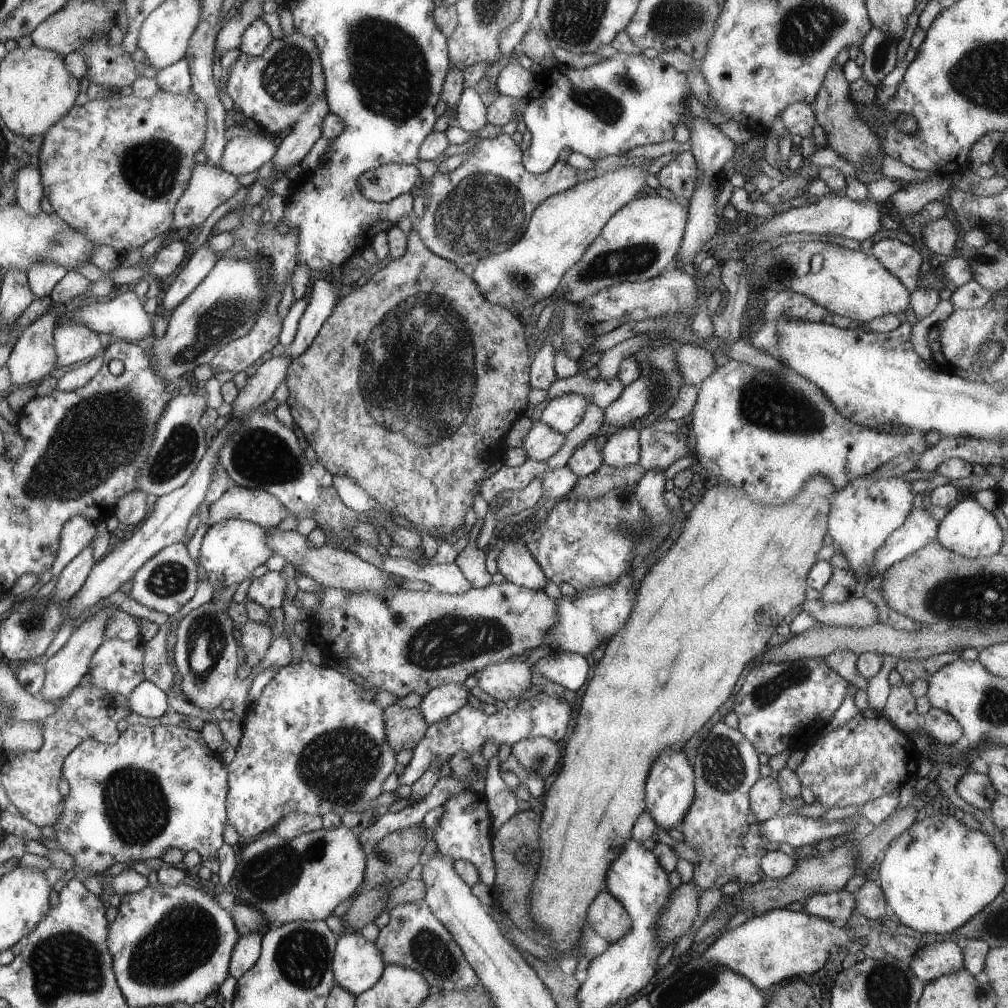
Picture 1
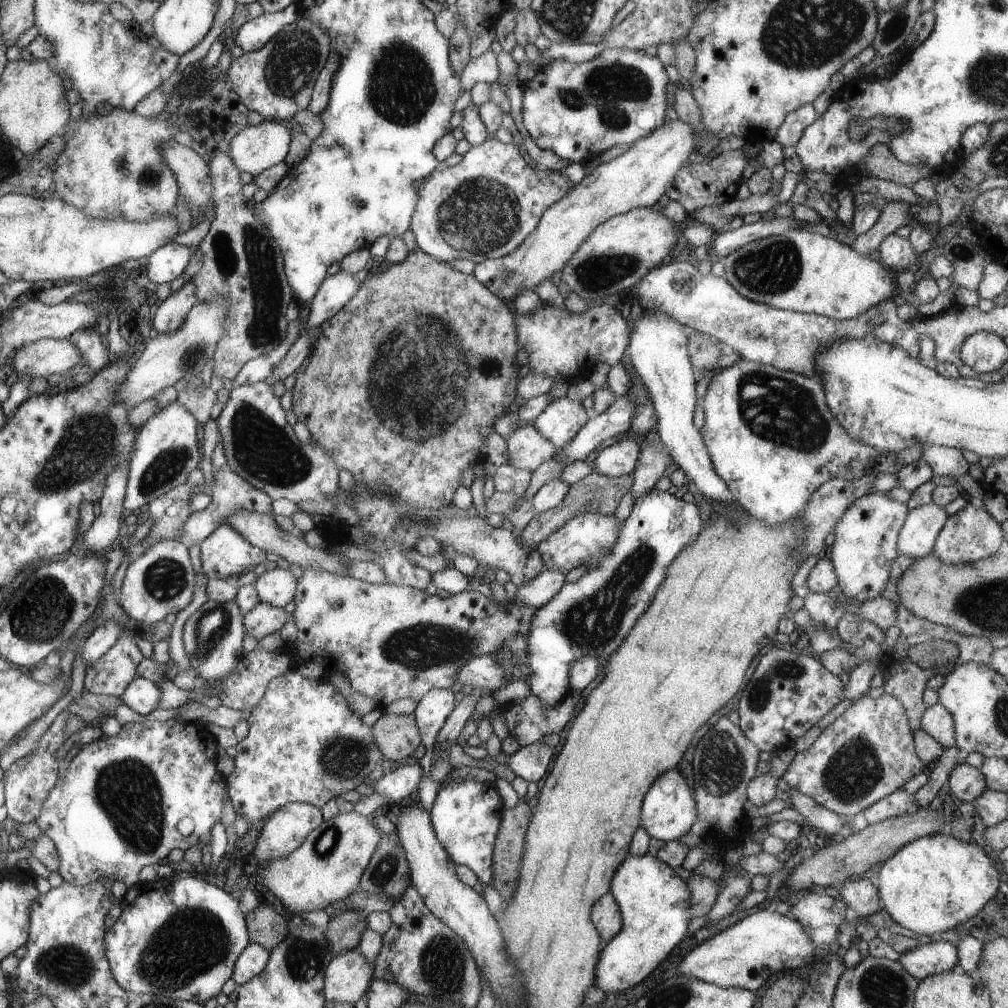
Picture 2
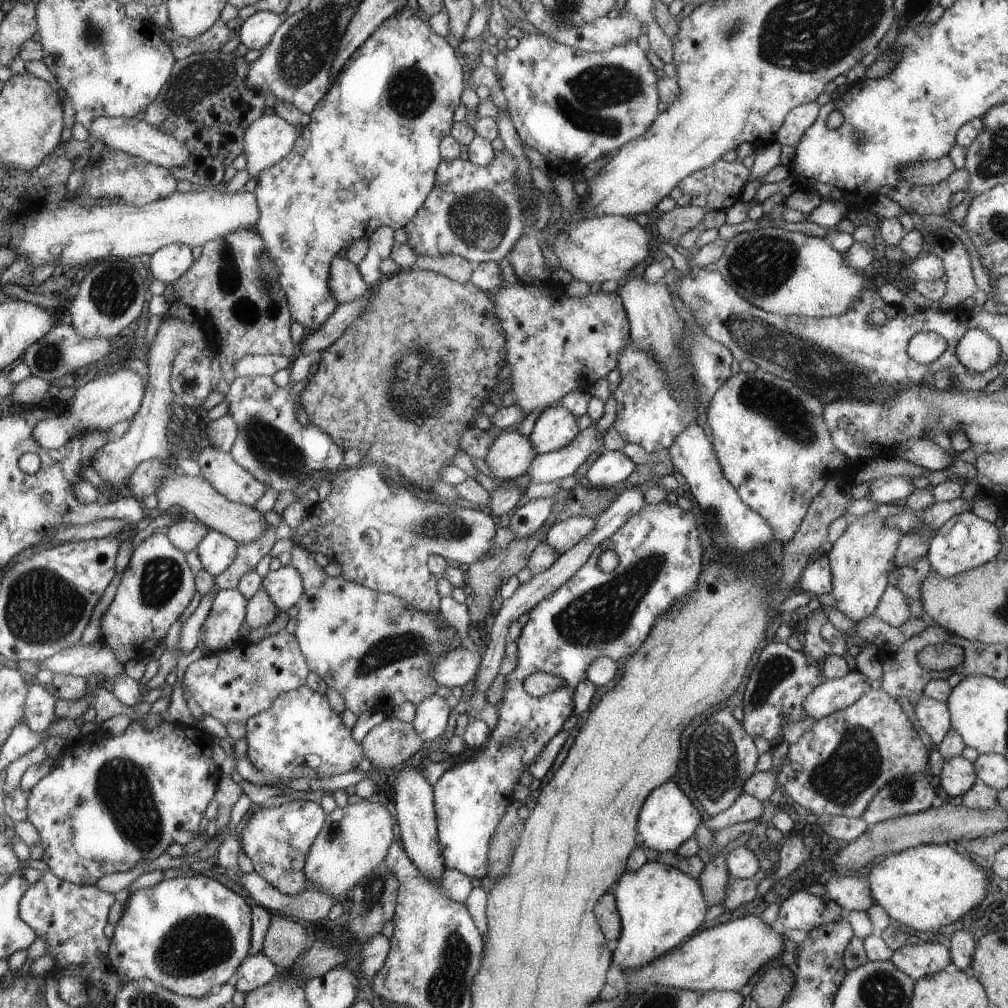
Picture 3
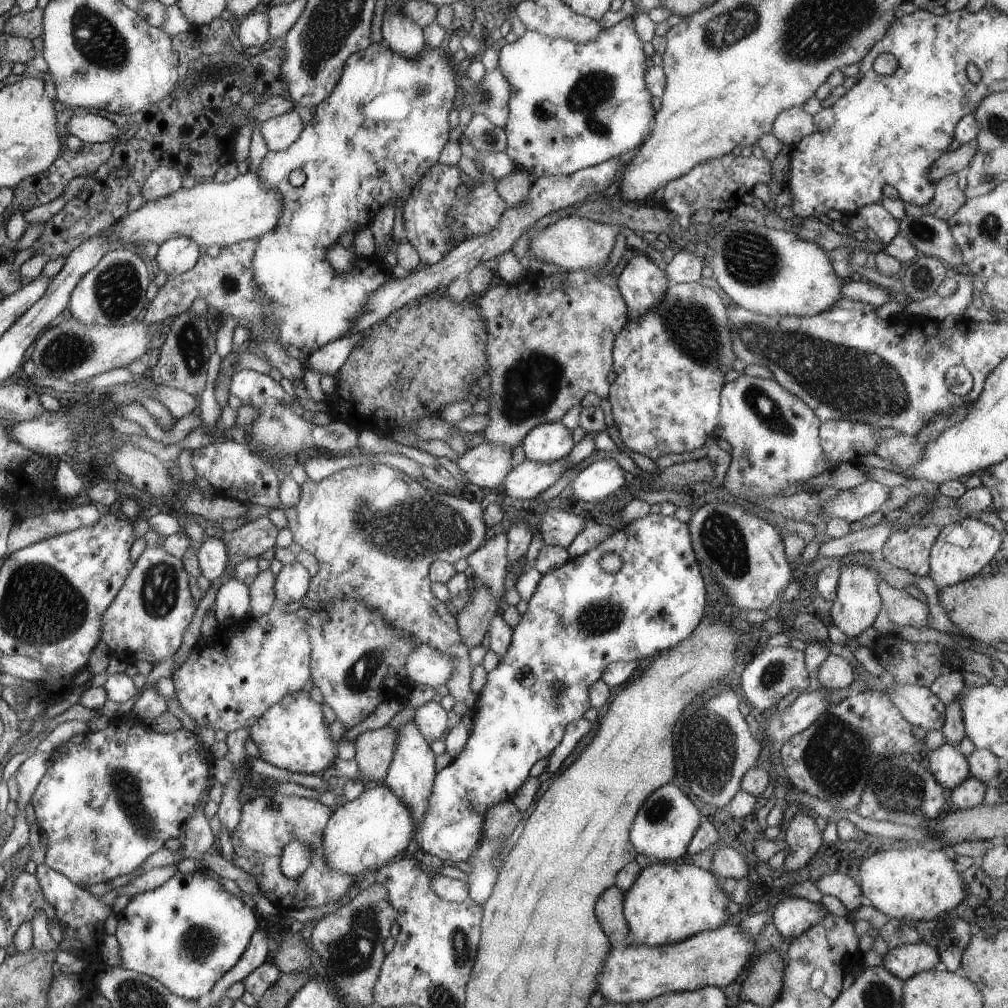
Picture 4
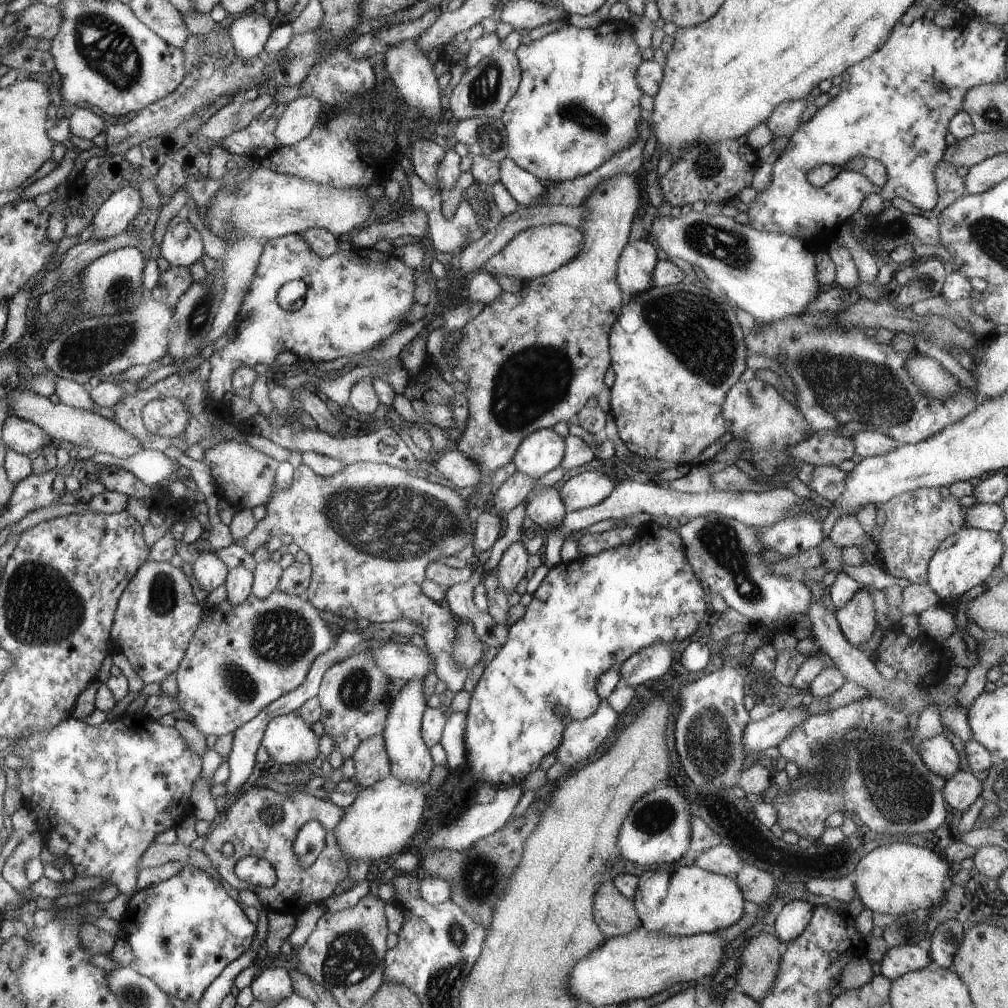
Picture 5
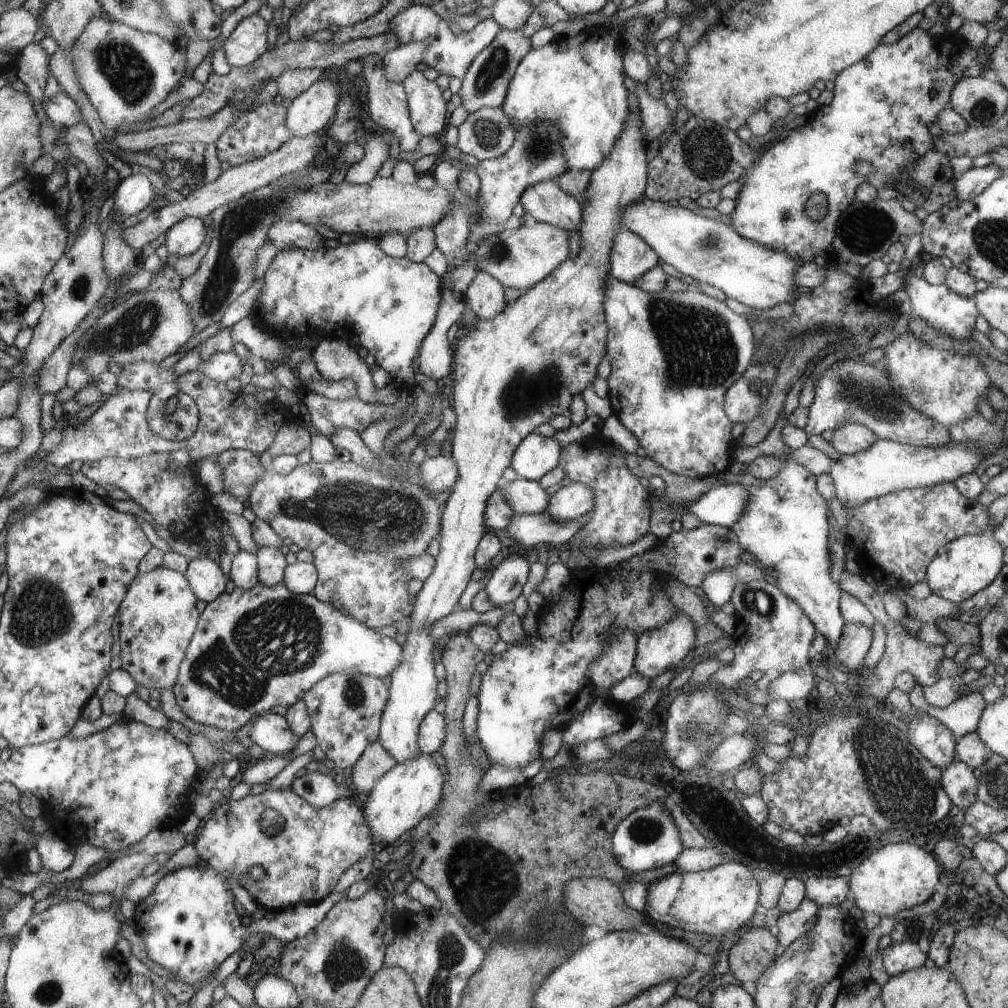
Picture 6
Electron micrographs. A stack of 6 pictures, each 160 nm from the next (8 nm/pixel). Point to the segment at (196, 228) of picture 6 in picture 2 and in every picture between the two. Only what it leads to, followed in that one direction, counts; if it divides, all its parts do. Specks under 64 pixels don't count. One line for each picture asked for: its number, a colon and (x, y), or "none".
2: (169, 261)
3: (169, 263)
4: (178, 255)
5: (181, 246)

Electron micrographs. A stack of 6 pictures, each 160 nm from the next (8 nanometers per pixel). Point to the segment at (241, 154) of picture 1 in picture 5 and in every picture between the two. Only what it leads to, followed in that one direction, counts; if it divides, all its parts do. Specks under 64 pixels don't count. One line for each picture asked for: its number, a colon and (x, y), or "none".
2: (257, 148)
3: (269, 138)
4: (279, 133)
5: (301, 115)

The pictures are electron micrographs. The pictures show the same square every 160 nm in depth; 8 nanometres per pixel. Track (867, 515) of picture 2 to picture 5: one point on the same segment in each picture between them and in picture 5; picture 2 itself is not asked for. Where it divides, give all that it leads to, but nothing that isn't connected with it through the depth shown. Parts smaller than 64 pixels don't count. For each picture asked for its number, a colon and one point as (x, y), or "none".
3: (861, 559)
4: (857, 604)
5: (856, 619)

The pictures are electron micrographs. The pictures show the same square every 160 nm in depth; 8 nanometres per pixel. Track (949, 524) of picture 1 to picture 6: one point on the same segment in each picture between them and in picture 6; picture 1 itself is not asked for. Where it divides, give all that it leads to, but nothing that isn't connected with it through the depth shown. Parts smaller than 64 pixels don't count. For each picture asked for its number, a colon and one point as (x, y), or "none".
2: (971, 534)
3: (966, 541)
4: (966, 548)
5: (967, 558)
6: (963, 566)

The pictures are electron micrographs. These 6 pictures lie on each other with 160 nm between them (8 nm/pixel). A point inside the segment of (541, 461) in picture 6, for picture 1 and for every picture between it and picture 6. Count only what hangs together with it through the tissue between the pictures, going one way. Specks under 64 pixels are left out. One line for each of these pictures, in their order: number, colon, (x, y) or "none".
1: (563, 413)
2: (563, 418)
3: (557, 426)
4: (552, 441)
5: (542, 451)

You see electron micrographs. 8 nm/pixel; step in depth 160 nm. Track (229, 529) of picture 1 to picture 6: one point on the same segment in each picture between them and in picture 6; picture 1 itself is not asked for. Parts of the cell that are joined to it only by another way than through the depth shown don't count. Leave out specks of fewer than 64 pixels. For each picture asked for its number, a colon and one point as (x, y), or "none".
2: (225, 552)
3: (217, 552)
4: (212, 556)
5: (209, 569)
6: (208, 581)

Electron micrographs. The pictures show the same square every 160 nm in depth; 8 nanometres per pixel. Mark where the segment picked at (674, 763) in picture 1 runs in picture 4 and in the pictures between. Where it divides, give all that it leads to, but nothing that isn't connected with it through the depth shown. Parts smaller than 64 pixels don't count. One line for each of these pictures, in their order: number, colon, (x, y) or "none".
2: (668, 811)
3: (667, 818)
4: (667, 821)

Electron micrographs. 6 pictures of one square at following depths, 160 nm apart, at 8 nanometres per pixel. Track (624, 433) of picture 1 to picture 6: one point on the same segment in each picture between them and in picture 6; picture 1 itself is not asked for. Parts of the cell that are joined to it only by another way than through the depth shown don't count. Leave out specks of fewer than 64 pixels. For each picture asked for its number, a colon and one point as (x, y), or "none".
2: (620, 458)
3: (611, 467)
4: (603, 478)
5: (588, 488)
6: (569, 502)

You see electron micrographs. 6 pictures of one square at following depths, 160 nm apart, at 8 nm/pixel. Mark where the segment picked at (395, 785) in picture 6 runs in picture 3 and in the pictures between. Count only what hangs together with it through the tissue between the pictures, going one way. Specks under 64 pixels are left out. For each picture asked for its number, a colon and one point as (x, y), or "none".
3: (355, 839)
4: (363, 835)
5: (383, 817)

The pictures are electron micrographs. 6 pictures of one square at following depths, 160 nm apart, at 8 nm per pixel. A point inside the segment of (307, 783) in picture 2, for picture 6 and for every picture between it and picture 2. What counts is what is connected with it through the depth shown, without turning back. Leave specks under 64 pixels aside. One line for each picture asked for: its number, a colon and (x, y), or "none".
3: (300, 736)
4: (292, 734)
5: (288, 739)
6: (272, 732)

